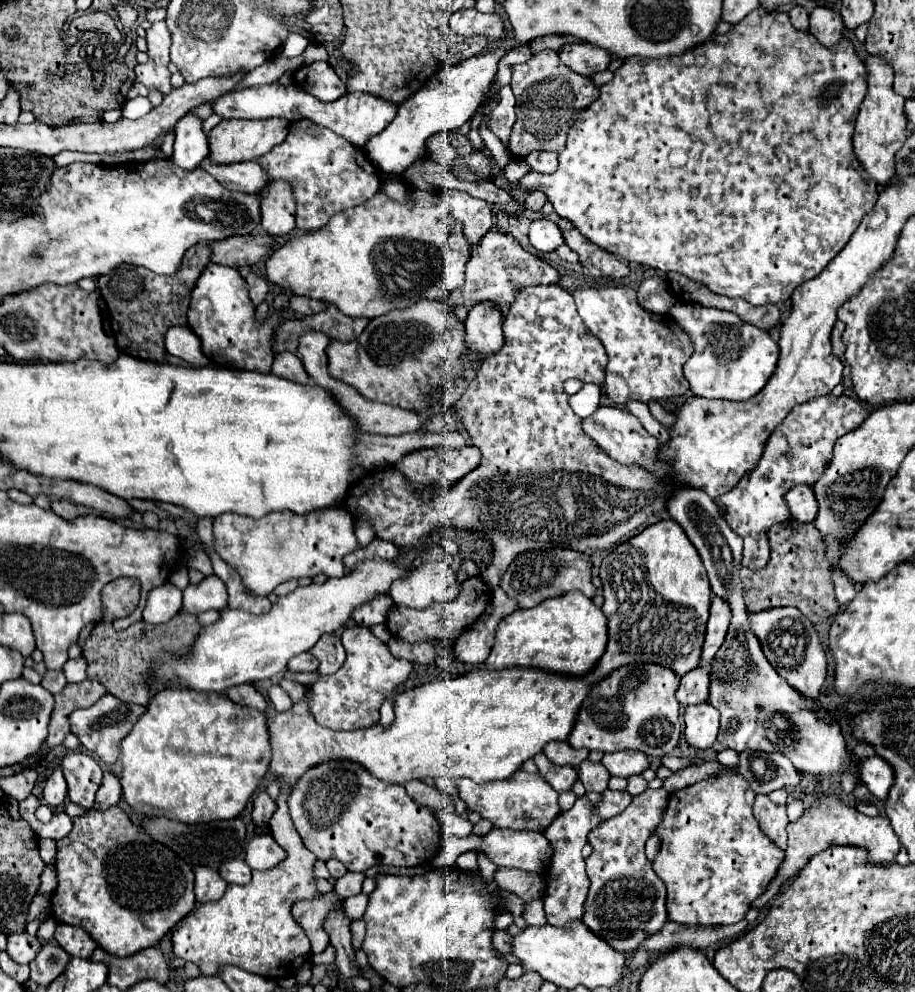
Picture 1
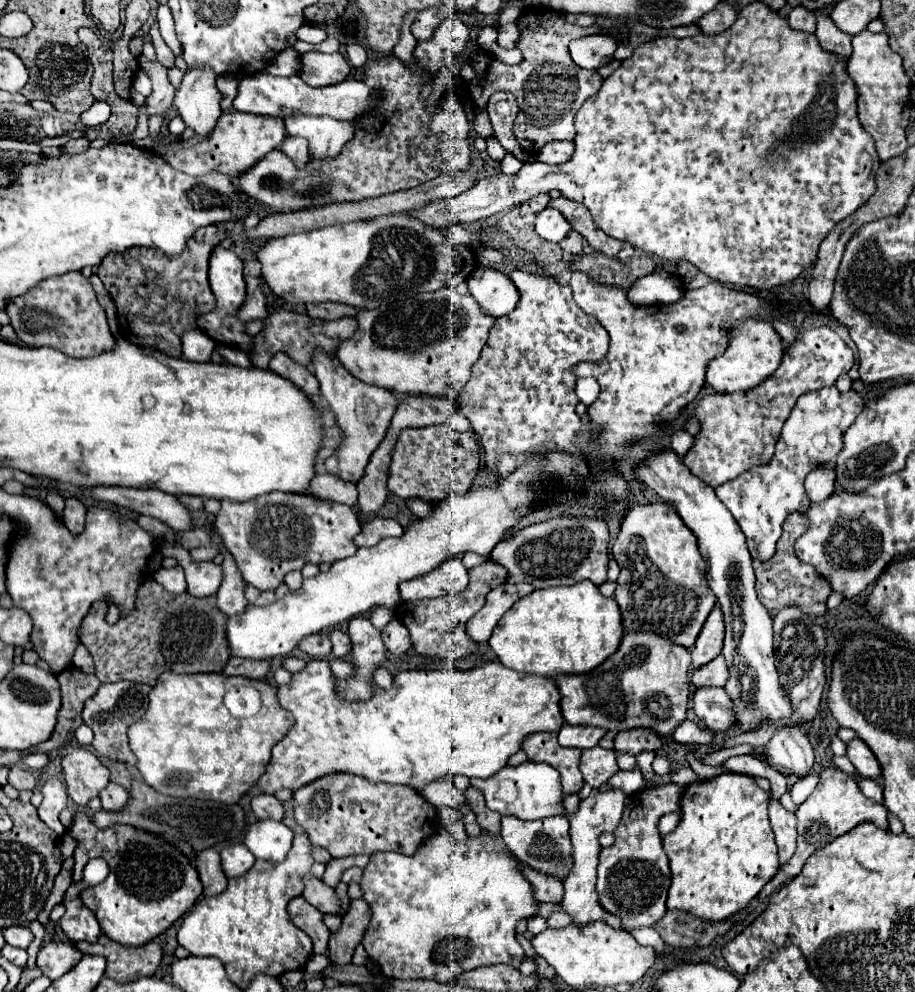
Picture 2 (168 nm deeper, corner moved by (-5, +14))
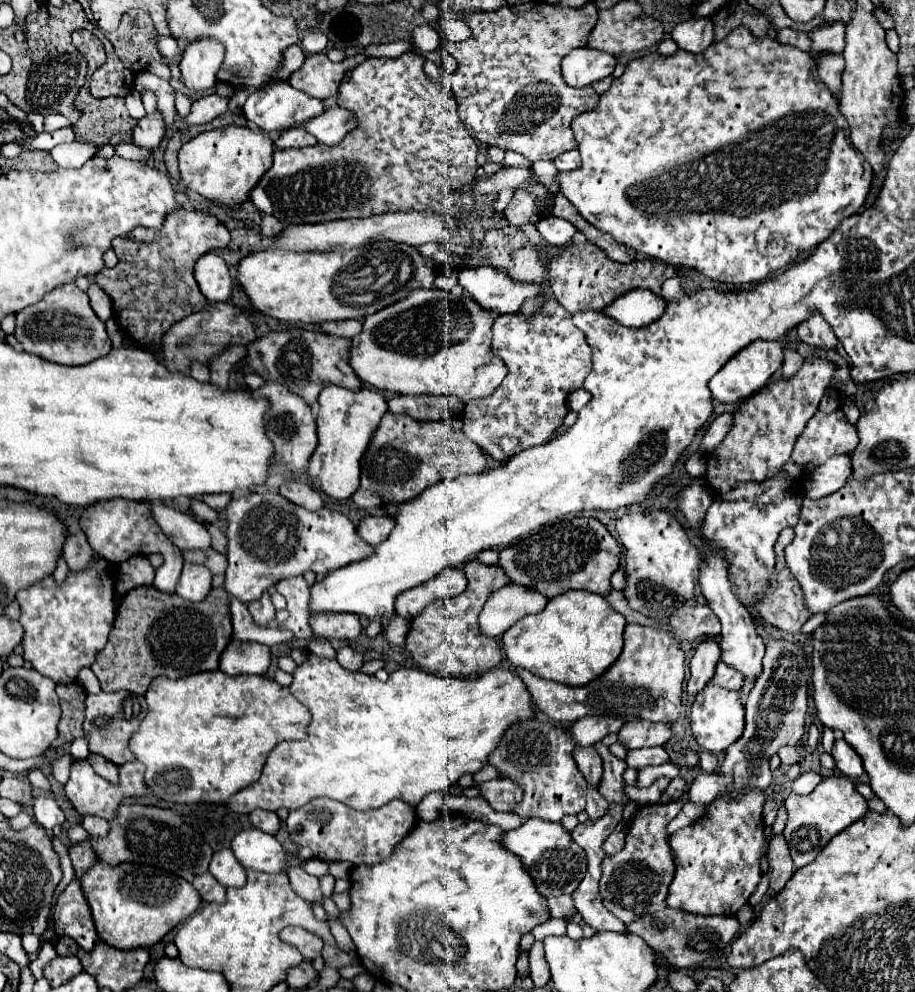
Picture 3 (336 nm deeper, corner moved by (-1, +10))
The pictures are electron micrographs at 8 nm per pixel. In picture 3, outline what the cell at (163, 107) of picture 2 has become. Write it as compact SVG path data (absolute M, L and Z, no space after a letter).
M156 110L154 114L146 114L144 118L138 120L138 126L134 128L134 140L132 142L138 146L154 150L162 142L164 134L166 134L164 118L162 118L162 112Z

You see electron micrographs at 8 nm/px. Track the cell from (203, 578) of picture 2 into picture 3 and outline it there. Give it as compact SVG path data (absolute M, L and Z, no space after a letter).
M184 564L176 594L190 602L200 602L212 590L212 572L202 564Z

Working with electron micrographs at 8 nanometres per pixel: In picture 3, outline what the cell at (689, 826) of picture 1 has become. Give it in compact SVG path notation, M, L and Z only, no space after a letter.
M744 788L736 798L720 796L706 806L702 818L670 836L676 872L666 898L668 908L692 914L736 914L748 902L764 876L760 872L760 860L768 848L762 820L764 802L766 792L752 792L752 788Z

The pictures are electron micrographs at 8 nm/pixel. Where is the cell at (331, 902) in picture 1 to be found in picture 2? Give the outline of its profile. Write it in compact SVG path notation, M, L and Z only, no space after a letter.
M296 896L290 904L288 904L288 914L290 920L296 928L304 930L314 944L314 952L316 954L324 954L328 948L328 938L330 938L330 930L326 928L326 924L322 922L322 916L316 916L316 908L312 904L308 904L302 896Z

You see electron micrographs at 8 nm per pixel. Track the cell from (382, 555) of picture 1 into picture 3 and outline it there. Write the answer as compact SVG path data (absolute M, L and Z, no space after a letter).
M366 516L360 524L358 524L358 534L364 542L368 544L380 544L382 540L388 538L388 534L394 528L394 518L390 516Z

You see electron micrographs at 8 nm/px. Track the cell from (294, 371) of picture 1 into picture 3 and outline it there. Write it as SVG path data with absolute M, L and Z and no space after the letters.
M266 382L254 394L268 398L270 404L272 404L270 412L266 414L266 430L268 430L270 440L274 442L274 448L276 448L274 462L282 462L288 470L306 468L308 460L310 460L310 456L312 456L312 452L316 450L316 444L318 444L316 414L312 410L312 406L306 404L306 400L302 396L288 392L288 388L284 388L284 384L276 384L276 382Z

